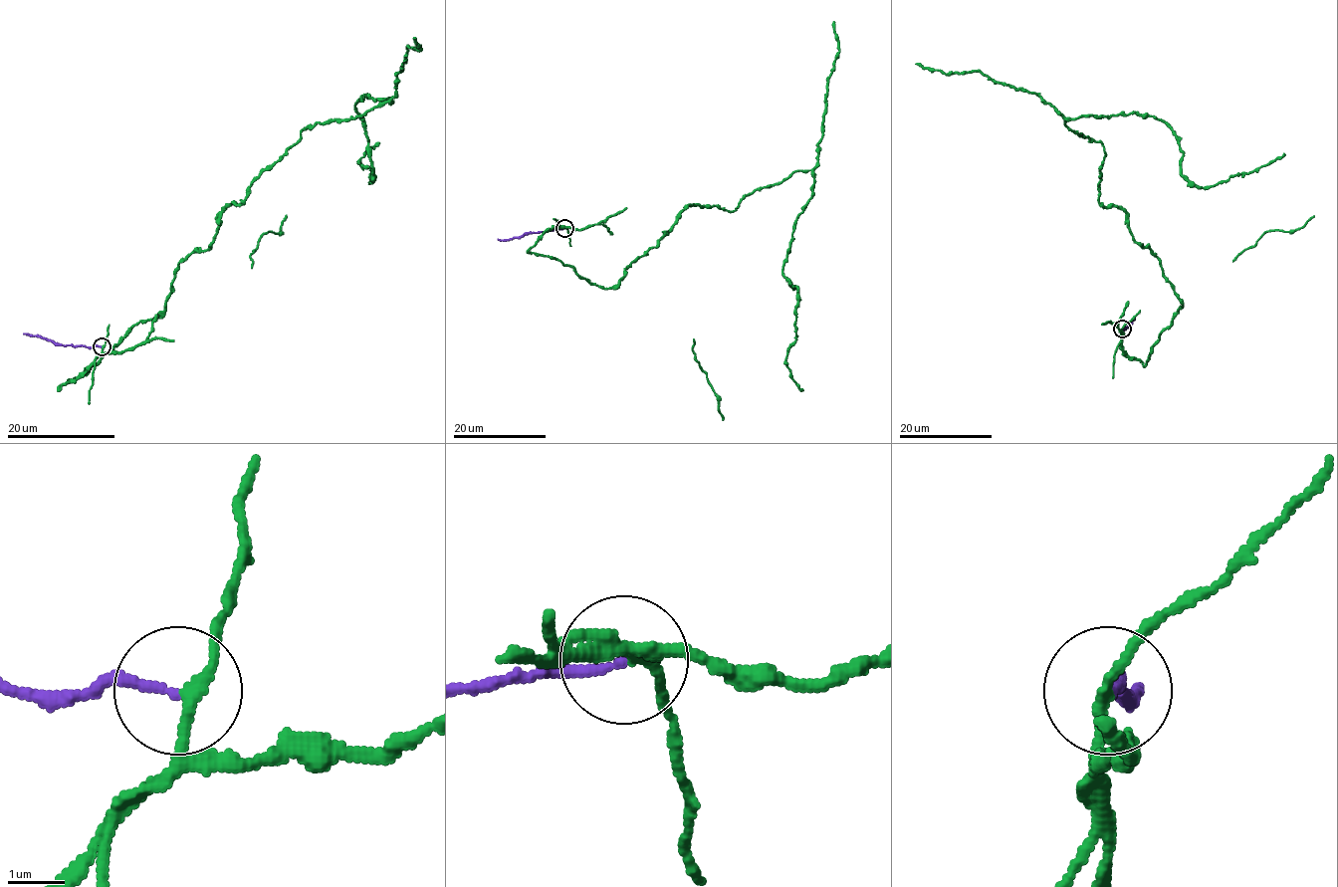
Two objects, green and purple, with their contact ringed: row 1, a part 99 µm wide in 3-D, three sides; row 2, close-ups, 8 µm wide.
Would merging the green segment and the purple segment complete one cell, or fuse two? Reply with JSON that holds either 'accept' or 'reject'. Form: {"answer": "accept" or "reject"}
{"answer": "reject"}

